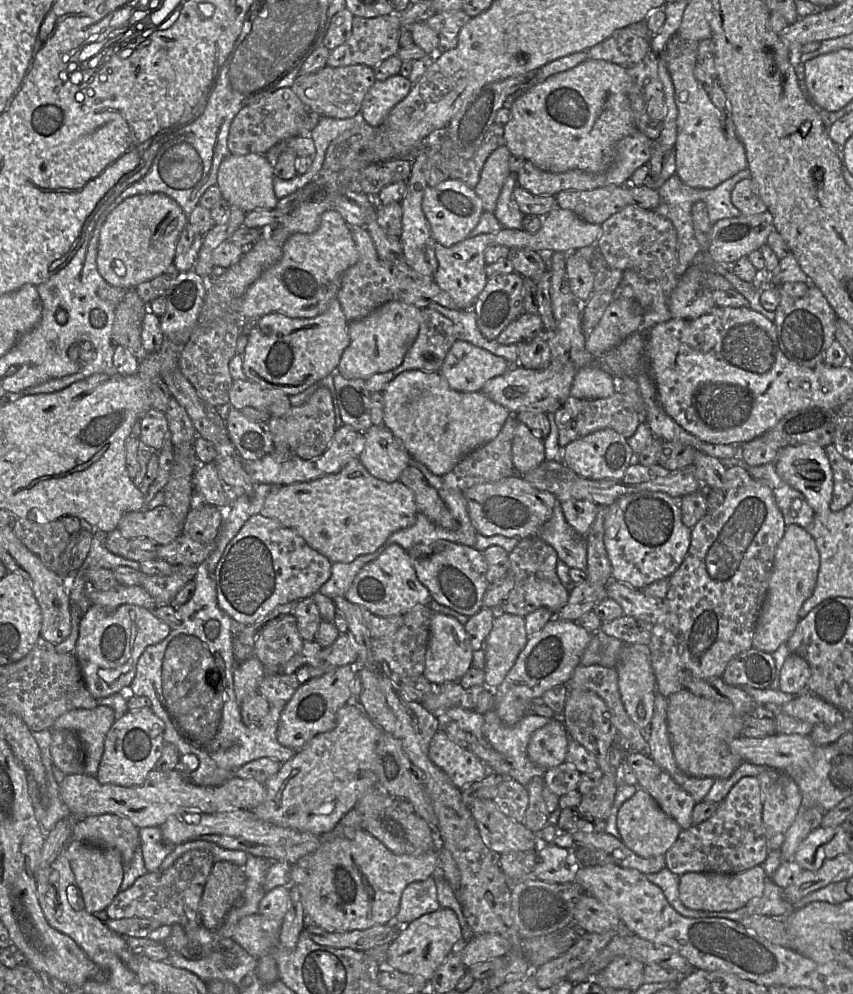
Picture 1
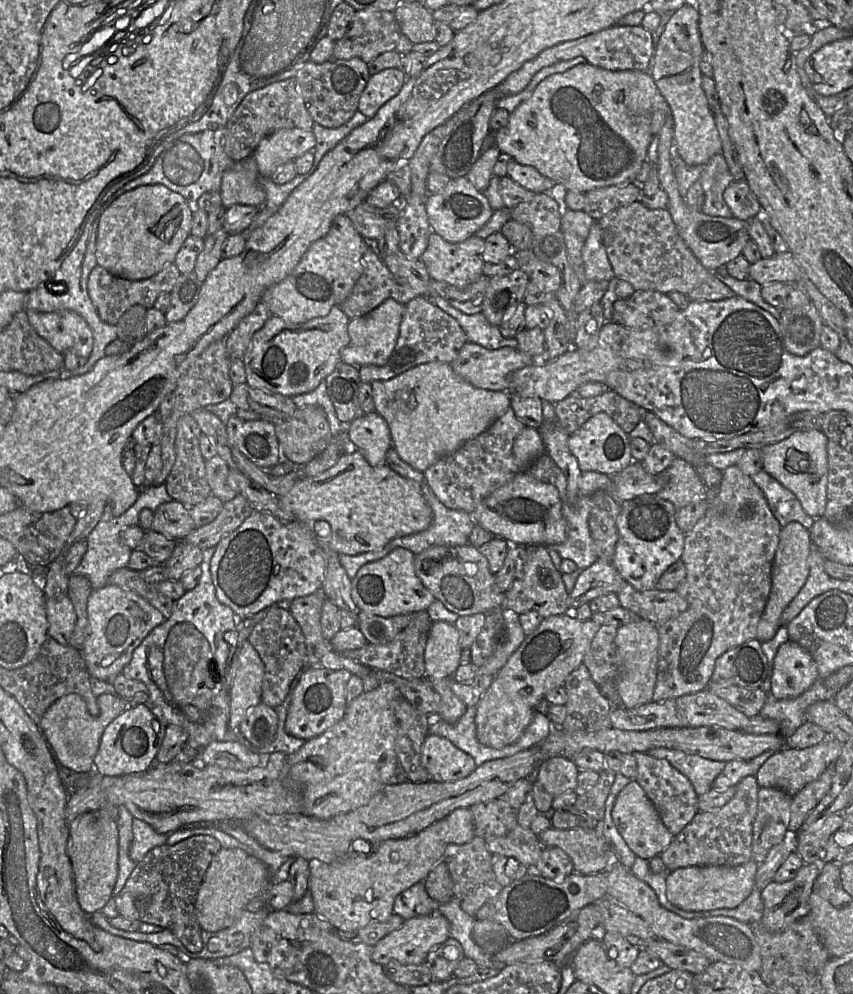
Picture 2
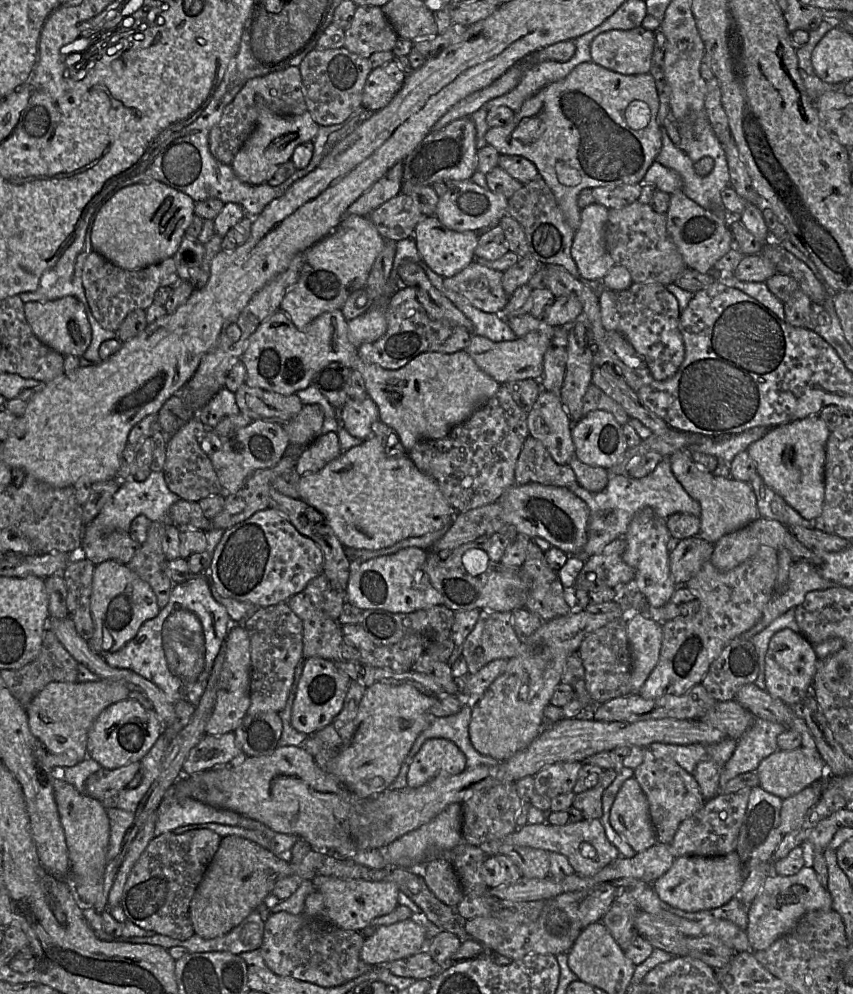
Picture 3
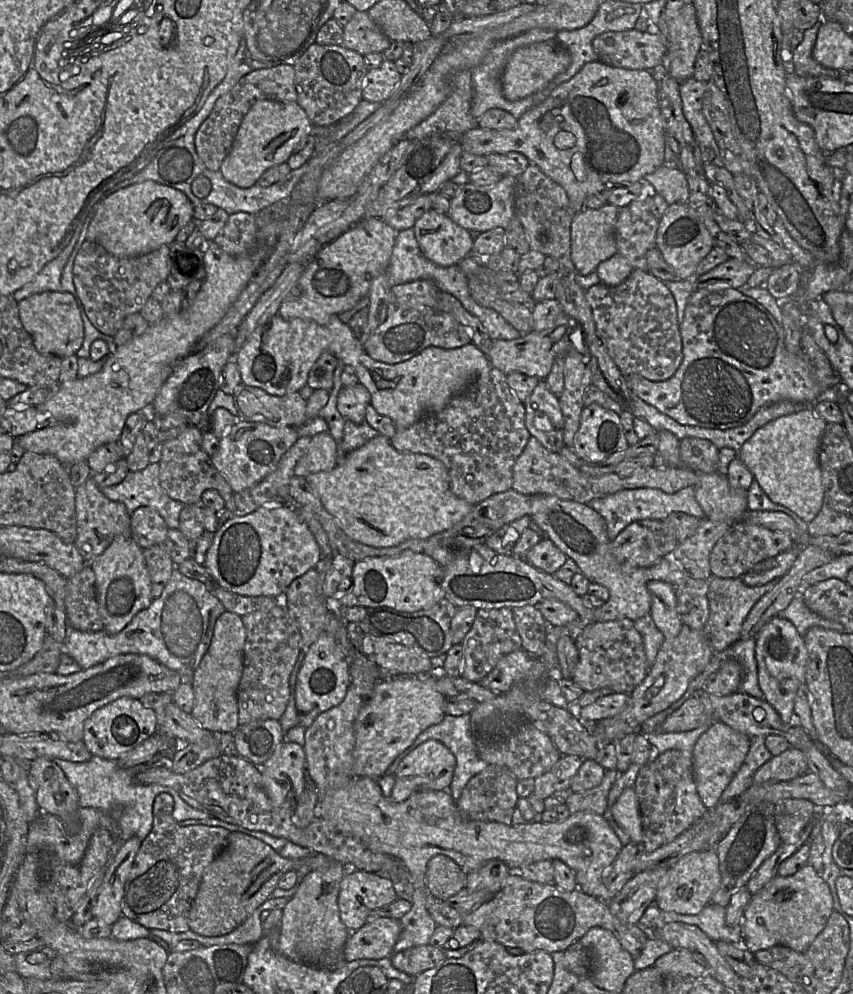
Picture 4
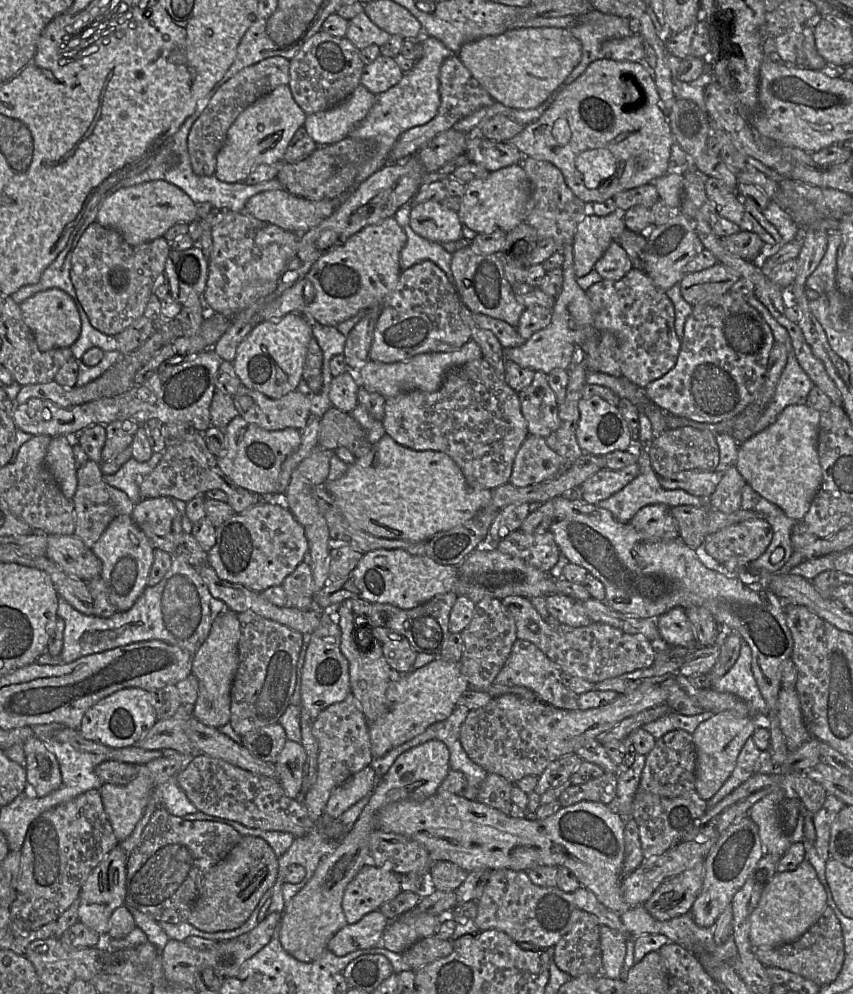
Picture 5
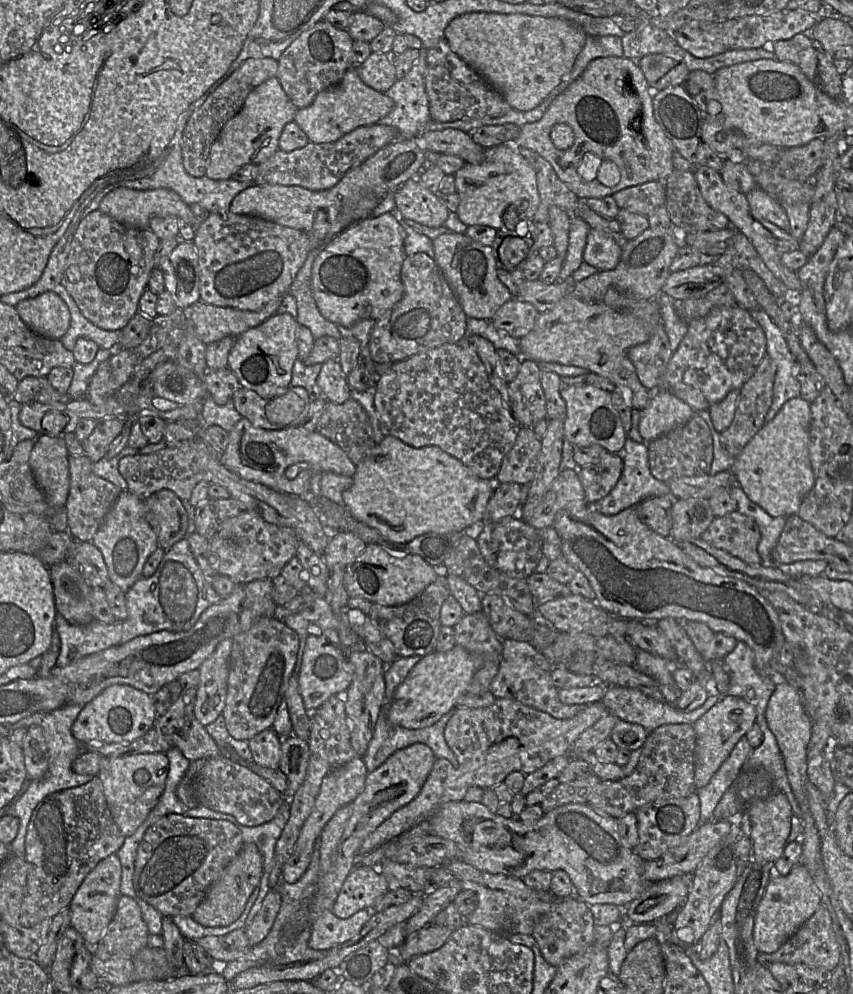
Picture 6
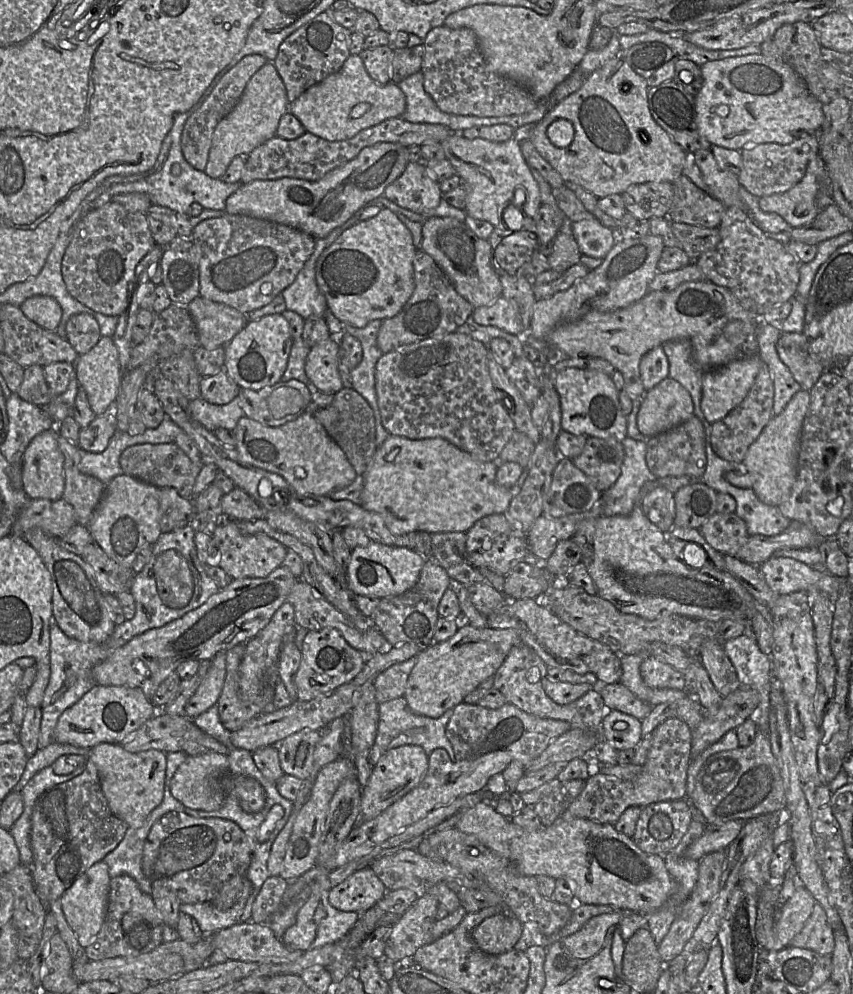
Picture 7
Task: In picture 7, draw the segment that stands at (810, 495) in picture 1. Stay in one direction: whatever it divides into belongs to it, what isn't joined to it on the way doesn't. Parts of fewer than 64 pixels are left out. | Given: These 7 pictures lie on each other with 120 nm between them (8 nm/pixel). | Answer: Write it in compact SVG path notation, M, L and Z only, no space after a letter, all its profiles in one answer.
M810 392L796 393L785 409L774 416L749 447L741 467L752 477L752 489L763 503L778 507L790 496L797 477L799 441L810 404Z

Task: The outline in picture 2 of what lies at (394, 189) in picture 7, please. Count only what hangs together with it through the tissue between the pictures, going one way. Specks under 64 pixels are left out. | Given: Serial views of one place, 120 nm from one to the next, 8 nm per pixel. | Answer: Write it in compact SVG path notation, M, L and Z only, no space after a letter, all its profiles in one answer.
M432 231L421 256L430 277L457 288L464 288L483 274L481 253L485 240L476 235L451 243Z

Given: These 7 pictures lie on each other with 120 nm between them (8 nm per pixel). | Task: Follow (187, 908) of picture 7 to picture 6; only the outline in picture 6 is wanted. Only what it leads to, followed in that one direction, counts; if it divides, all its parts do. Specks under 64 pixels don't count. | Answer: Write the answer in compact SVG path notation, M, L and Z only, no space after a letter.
M259 887L253 889L251 892L245 909L242 915L232 924L224 927L205 927L197 923L192 916L174 916L172 917L173 923L178 927L181 934L186 940L197 940L199 938L205 936L212 936L212 935L225 935L233 930L236 929L245 929L246 927L246 918L249 914L251 907L253 906L257 896L259 894Z

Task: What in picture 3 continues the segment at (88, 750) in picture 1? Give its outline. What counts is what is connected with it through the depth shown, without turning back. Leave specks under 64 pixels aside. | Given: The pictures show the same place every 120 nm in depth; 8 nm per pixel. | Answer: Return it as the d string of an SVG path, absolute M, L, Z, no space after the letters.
M99 679L89 682L51 682L26 707L31 733L38 738L48 753L73 754L81 762L87 757L88 732L99 714L112 704L129 699L130 690L121 682Z

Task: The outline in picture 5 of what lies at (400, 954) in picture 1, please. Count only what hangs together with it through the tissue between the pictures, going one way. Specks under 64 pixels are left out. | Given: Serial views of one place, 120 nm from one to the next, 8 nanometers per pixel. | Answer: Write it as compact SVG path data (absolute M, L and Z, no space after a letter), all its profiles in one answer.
M378 910L363 916L354 924L341 928L328 942L327 950L336 956L345 956L356 950L380 945L390 920Z

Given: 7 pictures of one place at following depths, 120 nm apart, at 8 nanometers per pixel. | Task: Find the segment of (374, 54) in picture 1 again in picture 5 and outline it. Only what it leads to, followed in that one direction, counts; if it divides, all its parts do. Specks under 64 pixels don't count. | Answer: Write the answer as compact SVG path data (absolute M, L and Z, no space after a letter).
M362 12L349 20L346 37L359 50L362 50L370 45L382 46L389 40L391 35L376 26Z

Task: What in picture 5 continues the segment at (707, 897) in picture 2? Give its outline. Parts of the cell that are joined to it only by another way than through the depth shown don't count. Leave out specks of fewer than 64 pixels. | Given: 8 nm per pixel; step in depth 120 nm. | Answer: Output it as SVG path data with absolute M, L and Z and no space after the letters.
M704 860L663 882L643 904L657 920L666 921L690 913L704 878Z

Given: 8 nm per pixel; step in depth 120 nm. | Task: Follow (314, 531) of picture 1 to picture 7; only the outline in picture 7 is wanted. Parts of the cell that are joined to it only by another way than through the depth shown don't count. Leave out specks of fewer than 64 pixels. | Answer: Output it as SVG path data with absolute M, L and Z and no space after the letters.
M390 435L379 446L364 472L364 487L361 506L382 516L388 529L396 535L406 535L415 531L464 532L476 521L507 511L514 496L511 488L501 486L496 481L498 462L483 461L458 448L442 437L410 439Z

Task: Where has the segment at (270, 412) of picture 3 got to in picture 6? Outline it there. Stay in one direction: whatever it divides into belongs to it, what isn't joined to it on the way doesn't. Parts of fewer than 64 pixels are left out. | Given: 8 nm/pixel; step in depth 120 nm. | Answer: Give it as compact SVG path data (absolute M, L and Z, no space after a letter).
M291 386L289 390L298 394L305 402L302 414L287 424L272 423L266 416L266 406L269 403L269 398L263 398L253 390L240 387L232 396L235 409L243 418L247 418L255 427L266 430L284 430L290 427L299 426L305 418L310 399L307 390L301 386Z

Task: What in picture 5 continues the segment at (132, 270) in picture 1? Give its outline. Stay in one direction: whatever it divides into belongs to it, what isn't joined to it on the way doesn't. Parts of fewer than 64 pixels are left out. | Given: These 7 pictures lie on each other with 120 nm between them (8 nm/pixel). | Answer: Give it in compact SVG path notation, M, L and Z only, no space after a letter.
M156 180L111 190L104 199L95 222L118 231L129 245L138 246L163 237L177 223L199 220L196 205L191 198L166 181Z

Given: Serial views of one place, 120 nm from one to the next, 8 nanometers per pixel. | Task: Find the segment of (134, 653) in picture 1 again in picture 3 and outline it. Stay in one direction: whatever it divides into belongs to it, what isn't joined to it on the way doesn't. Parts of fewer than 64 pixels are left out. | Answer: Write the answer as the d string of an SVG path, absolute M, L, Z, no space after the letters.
M106 560L95 566L90 611L94 623L94 634L89 648L98 655L116 652L132 640L141 625L160 611L157 598L150 585L142 580L130 567L116 560Z

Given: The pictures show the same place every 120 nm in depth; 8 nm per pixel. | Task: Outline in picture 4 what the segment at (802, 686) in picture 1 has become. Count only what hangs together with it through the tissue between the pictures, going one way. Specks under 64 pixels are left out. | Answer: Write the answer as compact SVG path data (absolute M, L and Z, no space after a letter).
M774 616L755 634L755 659L763 698L774 707L782 722L792 725L798 688L805 682L808 651L803 637L787 619Z

